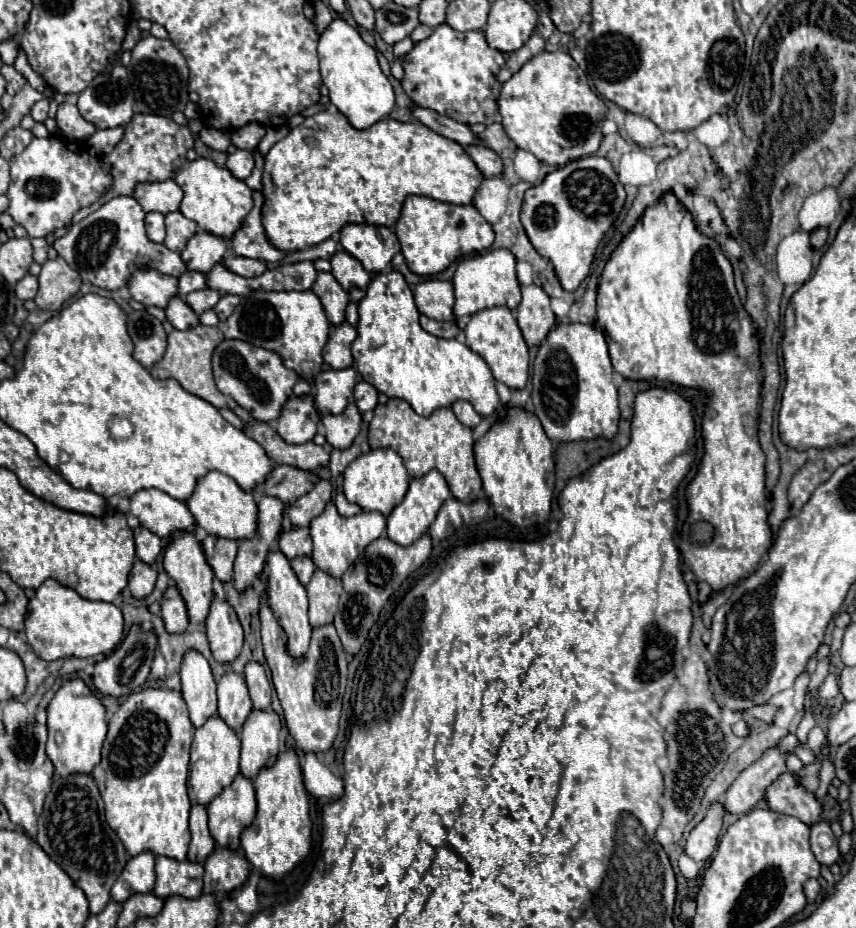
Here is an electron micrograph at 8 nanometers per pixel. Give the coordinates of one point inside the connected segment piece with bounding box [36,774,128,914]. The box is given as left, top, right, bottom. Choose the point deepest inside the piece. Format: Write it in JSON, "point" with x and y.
{"point":[72,830]}

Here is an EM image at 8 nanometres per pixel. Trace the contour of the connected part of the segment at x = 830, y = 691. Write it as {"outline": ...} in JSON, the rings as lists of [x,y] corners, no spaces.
{"outline":[[[828,674],[826,680],[820,684],[820,688],[816,690],[816,696],[826,698],[826,700],[832,700],[839,692],[838,678],[834,674]]]}

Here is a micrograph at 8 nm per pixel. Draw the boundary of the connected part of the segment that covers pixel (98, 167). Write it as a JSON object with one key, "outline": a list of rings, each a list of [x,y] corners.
{"outline":[[[58,136],[34,138],[20,154],[16,154],[10,160],[10,190],[6,194],[10,200],[8,214],[14,218],[16,224],[26,228],[30,238],[44,238],[54,230],[66,226],[80,208],[98,202],[110,188],[112,188],[110,168],[100,158],[92,156],[88,150],[84,152],[72,140]]]}

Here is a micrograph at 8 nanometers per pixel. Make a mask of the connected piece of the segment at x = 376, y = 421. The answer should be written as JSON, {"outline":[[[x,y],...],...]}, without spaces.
{"outline":[[[390,398],[386,404],[374,408],[374,418],[368,428],[368,444],[372,450],[390,448],[398,452],[410,478],[424,476],[430,470],[438,470],[450,486],[456,500],[470,504],[482,496],[482,480],[474,462],[474,438],[472,430],[460,424],[450,408],[440,408],[432,416],[418,416],[406,400]]]}

